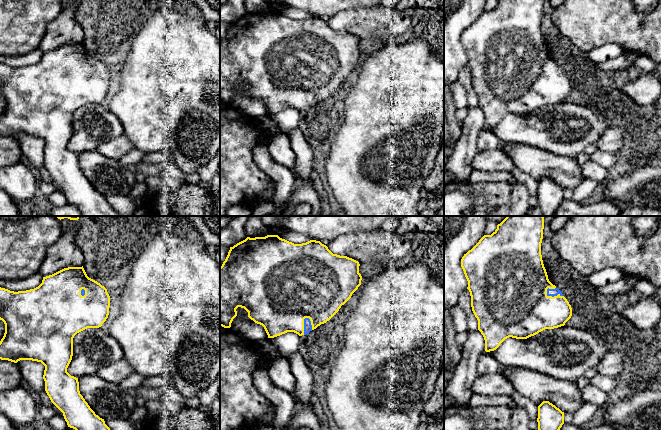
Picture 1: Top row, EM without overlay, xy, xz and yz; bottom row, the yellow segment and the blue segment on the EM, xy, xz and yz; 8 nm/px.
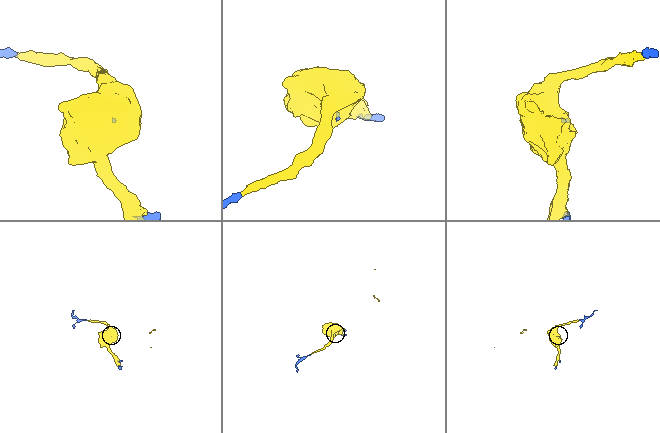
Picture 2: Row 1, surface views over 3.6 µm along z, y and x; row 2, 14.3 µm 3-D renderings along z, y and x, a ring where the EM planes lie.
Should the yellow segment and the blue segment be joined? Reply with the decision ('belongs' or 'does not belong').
belongs

